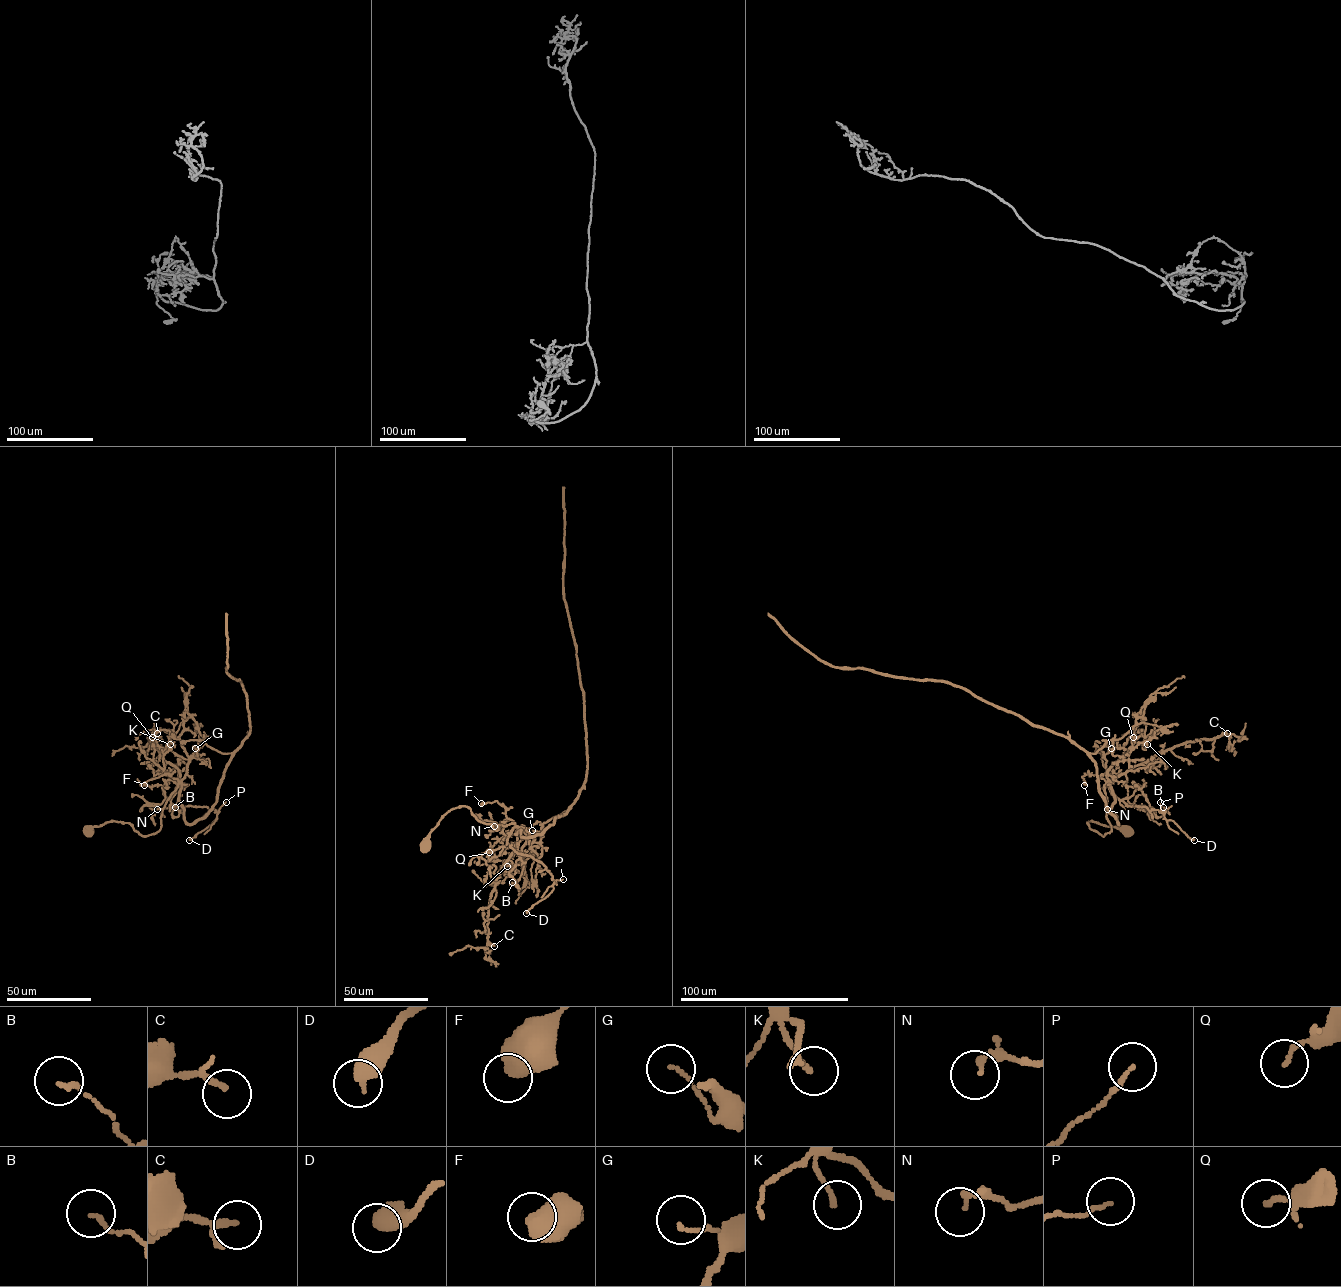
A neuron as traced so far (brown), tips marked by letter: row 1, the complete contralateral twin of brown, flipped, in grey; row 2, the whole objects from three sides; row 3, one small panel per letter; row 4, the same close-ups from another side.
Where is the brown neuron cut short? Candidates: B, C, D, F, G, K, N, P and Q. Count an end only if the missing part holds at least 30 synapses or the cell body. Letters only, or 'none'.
none

